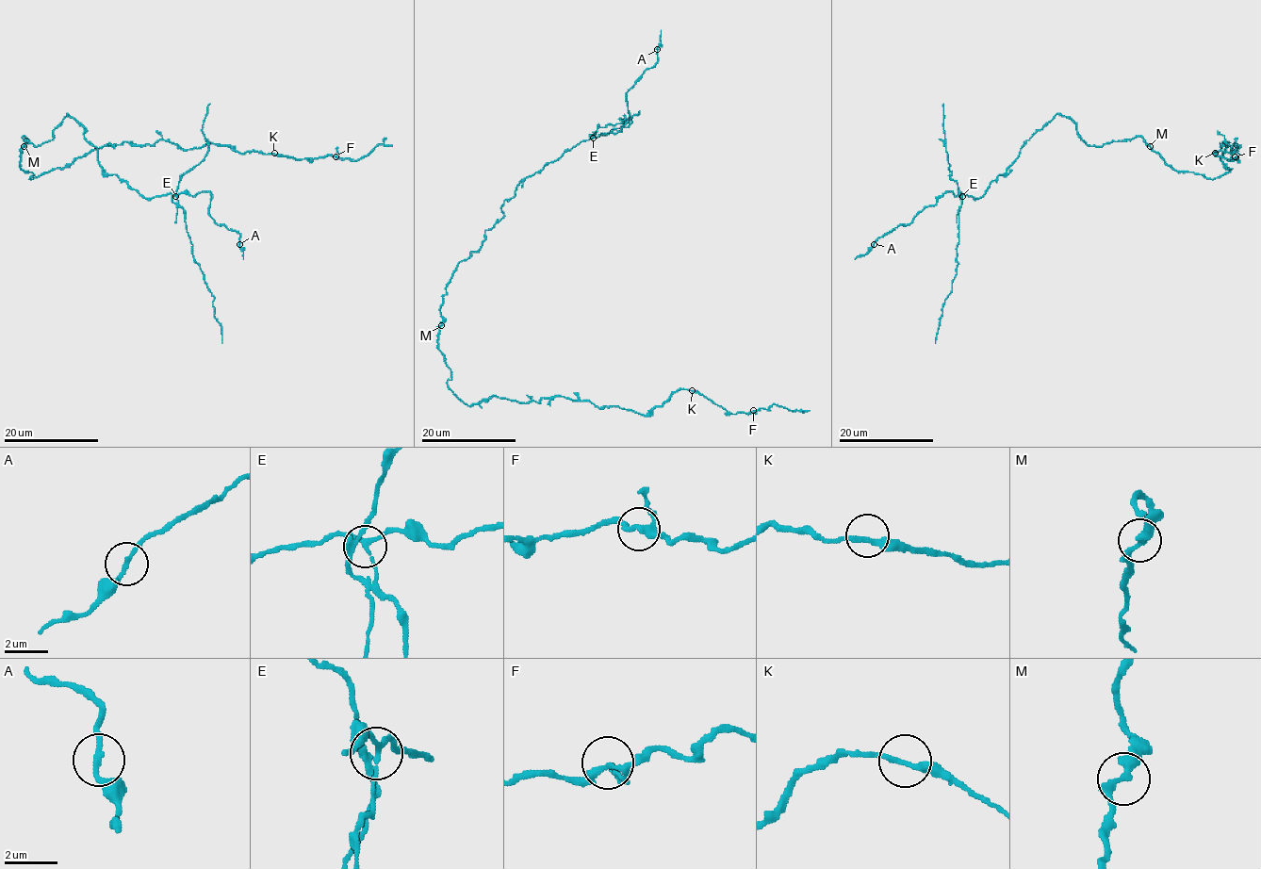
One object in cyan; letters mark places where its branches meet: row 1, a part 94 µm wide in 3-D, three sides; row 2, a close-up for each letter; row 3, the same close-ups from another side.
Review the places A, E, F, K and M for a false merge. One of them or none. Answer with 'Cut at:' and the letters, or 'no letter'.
Cut at: E

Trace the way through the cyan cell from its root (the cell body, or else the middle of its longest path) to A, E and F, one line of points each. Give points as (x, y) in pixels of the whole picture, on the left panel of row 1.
A: (22, 153), (24, 137), (50, 141), (67, 114), (106, 173), (145, 198), (209, 192), (209, 214), (239, 244)
E: (22, 153), (24, 137), (34, 146), (50, 141), (67, 114), (86, 130), (106, 173), (145, 198), (176, 195)
F: (22, 153), (31, 179), (125, 141), (335, 156)

